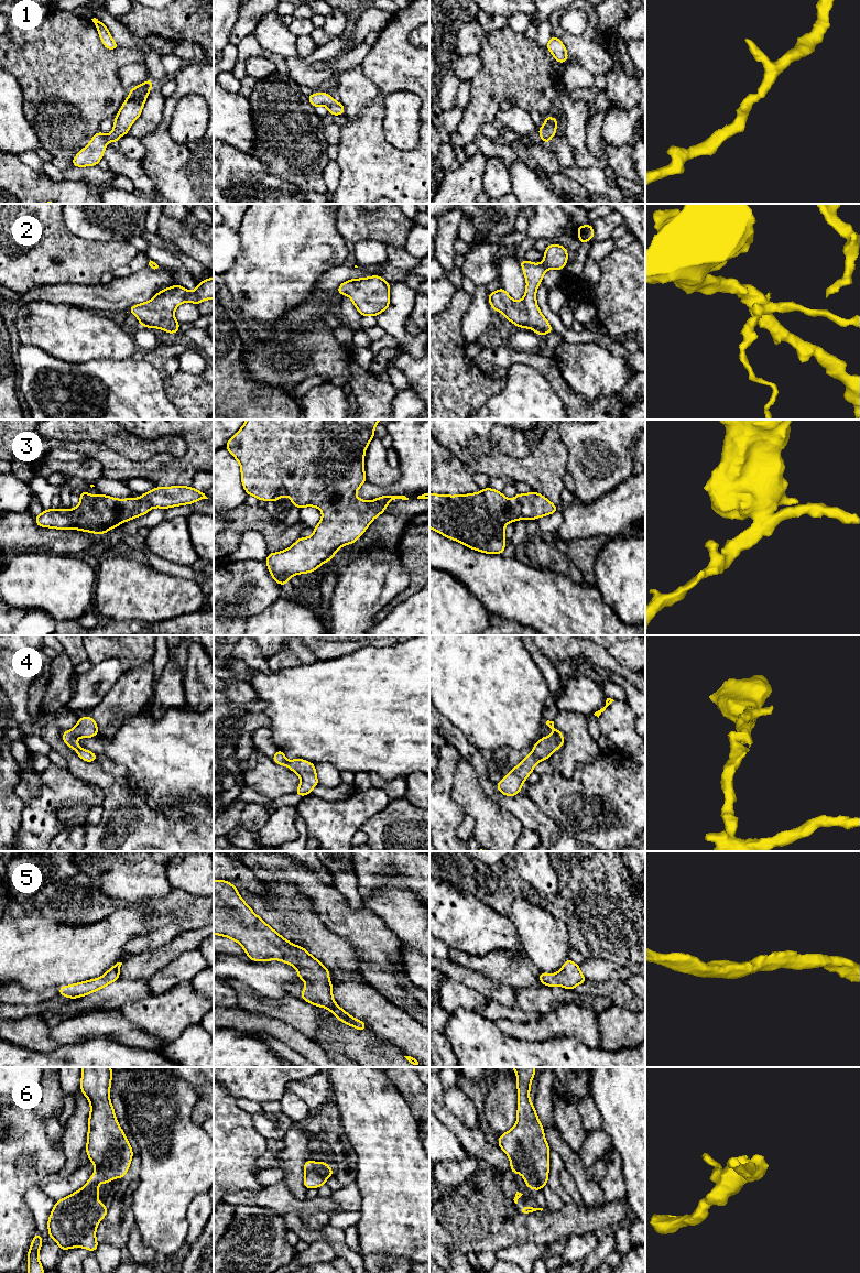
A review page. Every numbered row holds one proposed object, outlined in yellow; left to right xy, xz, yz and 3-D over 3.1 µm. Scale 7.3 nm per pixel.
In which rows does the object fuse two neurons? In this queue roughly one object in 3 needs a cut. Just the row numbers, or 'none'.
none

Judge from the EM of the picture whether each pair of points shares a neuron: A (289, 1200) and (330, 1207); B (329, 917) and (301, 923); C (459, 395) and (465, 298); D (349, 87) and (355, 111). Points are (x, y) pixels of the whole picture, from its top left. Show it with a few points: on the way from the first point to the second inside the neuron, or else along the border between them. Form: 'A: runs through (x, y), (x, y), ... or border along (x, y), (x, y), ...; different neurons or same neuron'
A: runs through (298, 1206), (320, 1206); same neuron
B: border along (306, 898), (312, 903), (319, 920), (340, 936); different neurons
C: runs through (452, 371), (452, 323); same neuron
D: runs through (355, 93), (355, 106); same neuron

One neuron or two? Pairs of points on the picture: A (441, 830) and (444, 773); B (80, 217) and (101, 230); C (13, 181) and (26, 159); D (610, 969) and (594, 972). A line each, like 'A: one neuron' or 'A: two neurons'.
A: one neuron
B: one neuron
C: two neurons
D: one neuron

